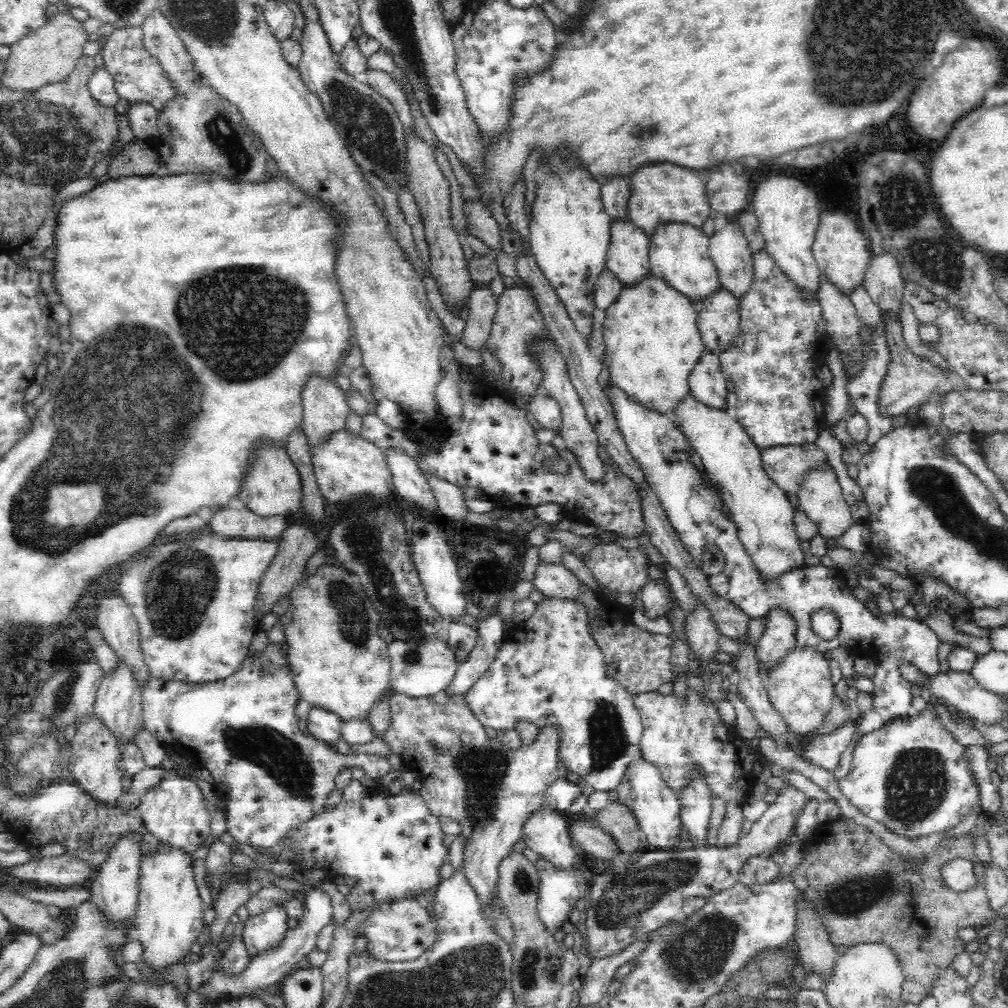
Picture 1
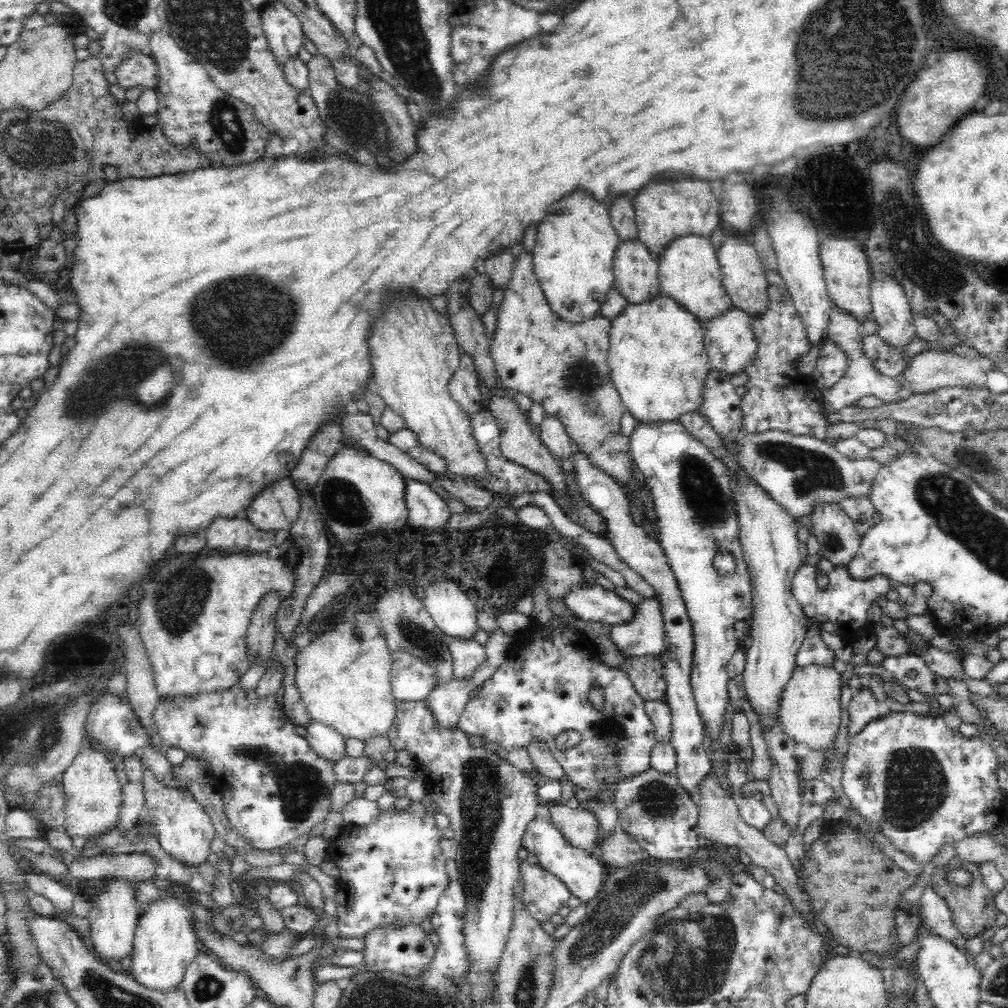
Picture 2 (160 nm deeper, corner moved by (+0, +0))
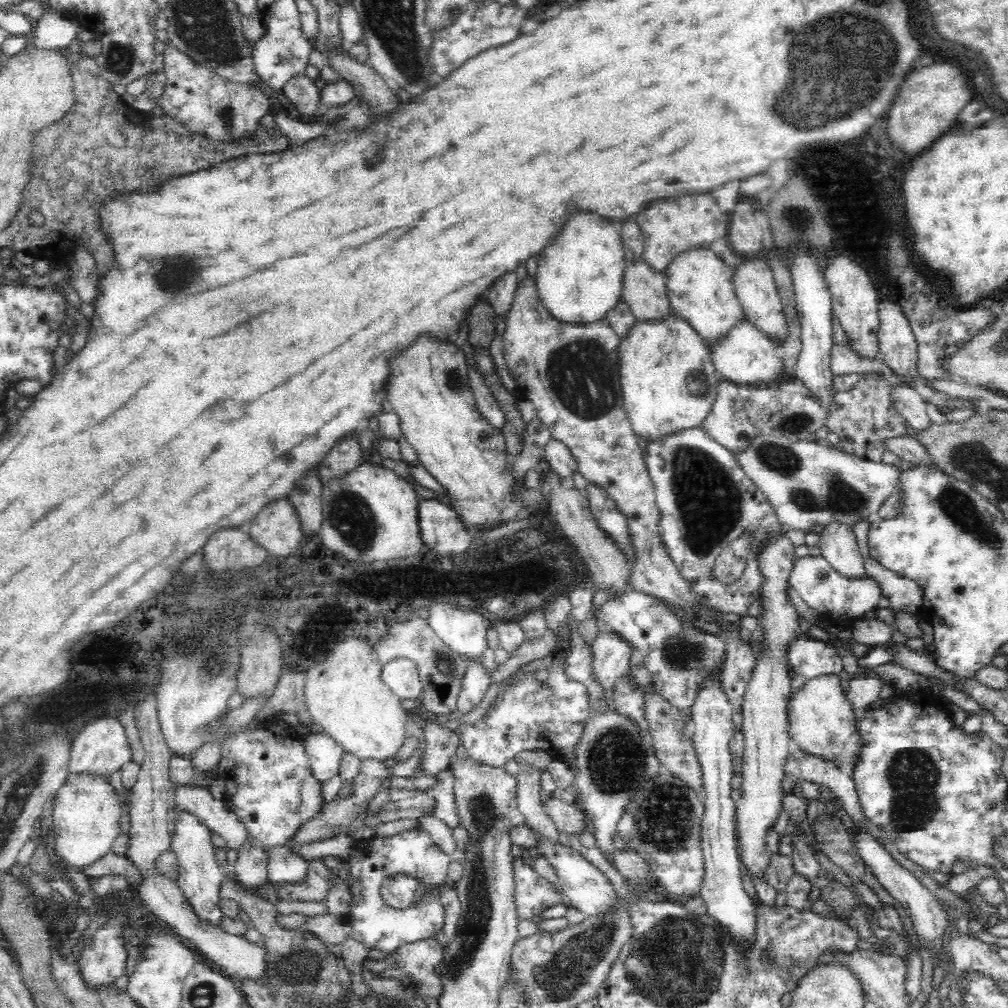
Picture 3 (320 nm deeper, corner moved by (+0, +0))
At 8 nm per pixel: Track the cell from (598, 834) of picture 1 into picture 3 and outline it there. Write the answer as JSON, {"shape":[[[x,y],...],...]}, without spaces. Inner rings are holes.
{"shape":[[[545,794],[543,809],[563,836],[580,835],[581,831],[585,830],[587,818],[578,803],[568,804],[560,798]]]}

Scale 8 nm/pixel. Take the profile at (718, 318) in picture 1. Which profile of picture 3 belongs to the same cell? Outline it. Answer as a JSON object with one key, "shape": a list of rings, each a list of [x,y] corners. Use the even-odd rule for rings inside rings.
{"shape":[[[747,320],[732,327],[718,344],[709,348],[715,372],[721,379],[735,383],[737,386],[768,382],[776,384],[776,380],[779,382],[787,380],[789,375],[778,350],[777,344]]]}

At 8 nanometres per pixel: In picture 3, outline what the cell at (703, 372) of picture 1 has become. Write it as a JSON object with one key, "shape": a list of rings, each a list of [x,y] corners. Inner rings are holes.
{"shape":[[[720,379],[712,410],[704,420],[703,429],[730,452],[740,451],[758,435],[744,411],[744,399],[735,383]]]}

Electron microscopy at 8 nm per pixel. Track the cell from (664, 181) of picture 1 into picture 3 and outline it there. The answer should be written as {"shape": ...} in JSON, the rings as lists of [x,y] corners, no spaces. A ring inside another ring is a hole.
{"shape":[[[710,193],[680,195],[676,200],[656,200],[646,210],[636,214],[636,224],[645,242],[643,260],[660,274],[665,273],[666,267],[681,251],[710,249],[716,238],[726,238],[729,229],[727,212],[720,210]]]}

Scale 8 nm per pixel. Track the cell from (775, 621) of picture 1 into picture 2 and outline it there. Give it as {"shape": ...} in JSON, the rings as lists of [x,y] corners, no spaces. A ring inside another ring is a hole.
{"shape":[[[720,439],[713,452],[725,462],[725,472],[733,481],[733,504],[739,520],[739,537],[748,564],[753,598],[752,623],[749,634],[752,644],[746,648],[746,662],[740,677],[742,690],[760,724],[764,736],[779,722],[781,694],[796,666],[798,649],[809,630],[809,620],[791,591],[792,579],[802,564],[796,537],[798,522],[767,493],[760,489],[743,467],[736,465],[734,439]]]}

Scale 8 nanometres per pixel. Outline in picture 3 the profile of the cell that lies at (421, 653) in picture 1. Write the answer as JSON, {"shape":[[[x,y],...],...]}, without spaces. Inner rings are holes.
{"shape":[[[392,658],[380,668],[380,679],[398,698],[418,698],[423,694],[416,663],[409,658]]]}

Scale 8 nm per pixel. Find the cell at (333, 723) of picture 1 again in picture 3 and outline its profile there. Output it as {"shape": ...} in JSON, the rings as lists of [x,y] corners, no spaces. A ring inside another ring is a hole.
{"shape":[[[312,733],[303,736],[305,754],[311,766],[312,775],[322,785],[339,774],[339,767],[345,752],[330,735]]]}

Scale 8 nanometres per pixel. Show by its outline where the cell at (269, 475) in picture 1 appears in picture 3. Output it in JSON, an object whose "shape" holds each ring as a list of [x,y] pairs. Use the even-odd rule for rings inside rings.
{"shape":[[[288,498],[268,503],[247,527],[252,541],[263,546],[270,559],[291,557],[303,537],[299,515]]]}

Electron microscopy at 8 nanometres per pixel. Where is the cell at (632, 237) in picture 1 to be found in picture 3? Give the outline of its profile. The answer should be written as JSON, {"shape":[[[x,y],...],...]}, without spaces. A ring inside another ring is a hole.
{"shape":[[[637,260],[625,266],[622,300],[640,322],[656,322],[672,315],[665,274]]]}

